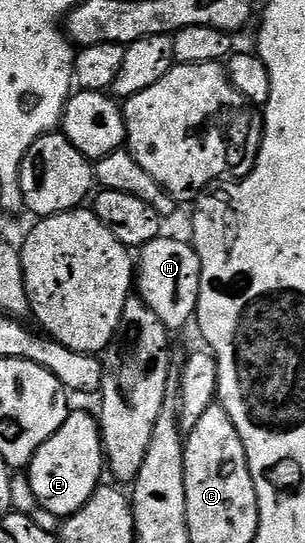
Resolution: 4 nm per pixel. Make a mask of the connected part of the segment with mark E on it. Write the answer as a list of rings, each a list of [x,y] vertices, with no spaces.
[[[74,409],[67,416],[67,420],[63,420],[59,432],[55,432],[55,436],[48,438],[37,449],[27,467],[27,475],[38,507],[42,511],[45,509],[47,513],[54,514],[57,520],[64,520],[70,518],[75,512],[79,512],[79,508],[83,508],[83,504],[91,500],[97,487],[102,485],[101,470],[103,474],[106,466],[105,448],[101,444],[101,428],[98,419],[94,415],[92,418],[85,410]]]

